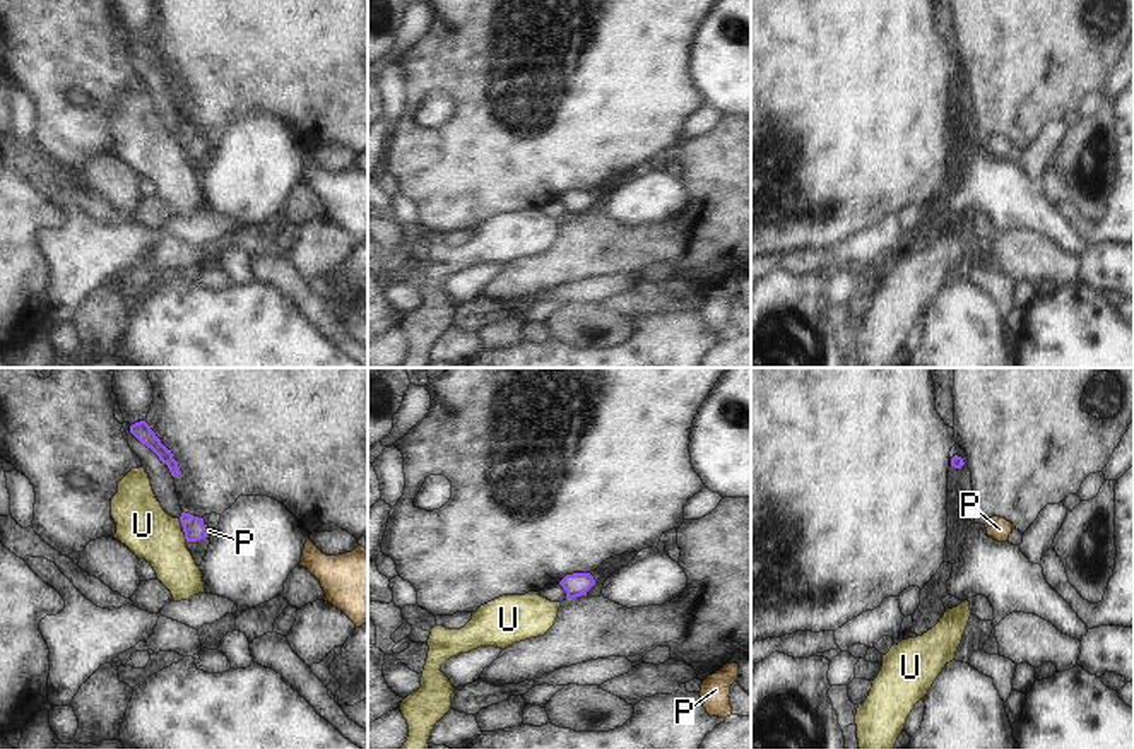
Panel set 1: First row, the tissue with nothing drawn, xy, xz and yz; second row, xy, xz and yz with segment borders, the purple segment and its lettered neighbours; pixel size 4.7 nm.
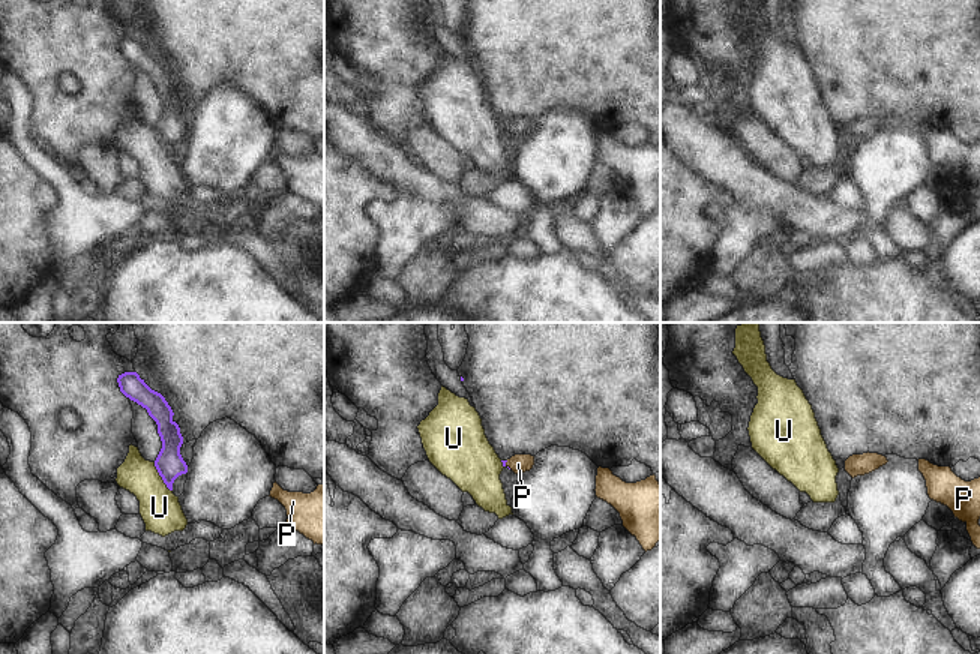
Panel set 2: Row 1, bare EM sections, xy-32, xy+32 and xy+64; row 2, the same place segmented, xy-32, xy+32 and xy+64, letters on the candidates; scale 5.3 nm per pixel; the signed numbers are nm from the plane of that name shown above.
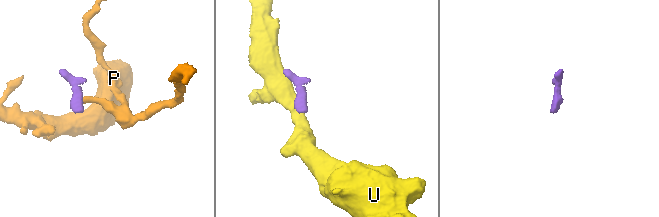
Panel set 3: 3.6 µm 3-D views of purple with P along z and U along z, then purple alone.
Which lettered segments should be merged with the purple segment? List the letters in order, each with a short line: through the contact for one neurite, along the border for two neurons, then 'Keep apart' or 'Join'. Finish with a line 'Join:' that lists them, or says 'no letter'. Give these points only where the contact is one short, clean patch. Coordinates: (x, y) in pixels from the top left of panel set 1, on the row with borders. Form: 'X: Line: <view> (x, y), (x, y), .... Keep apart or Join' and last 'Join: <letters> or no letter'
P: Line: xy (194, 527), (206, 529), (209, 530). Join
U: Line: xy (178, 518), (187, 541). Keep apart
Join: P

